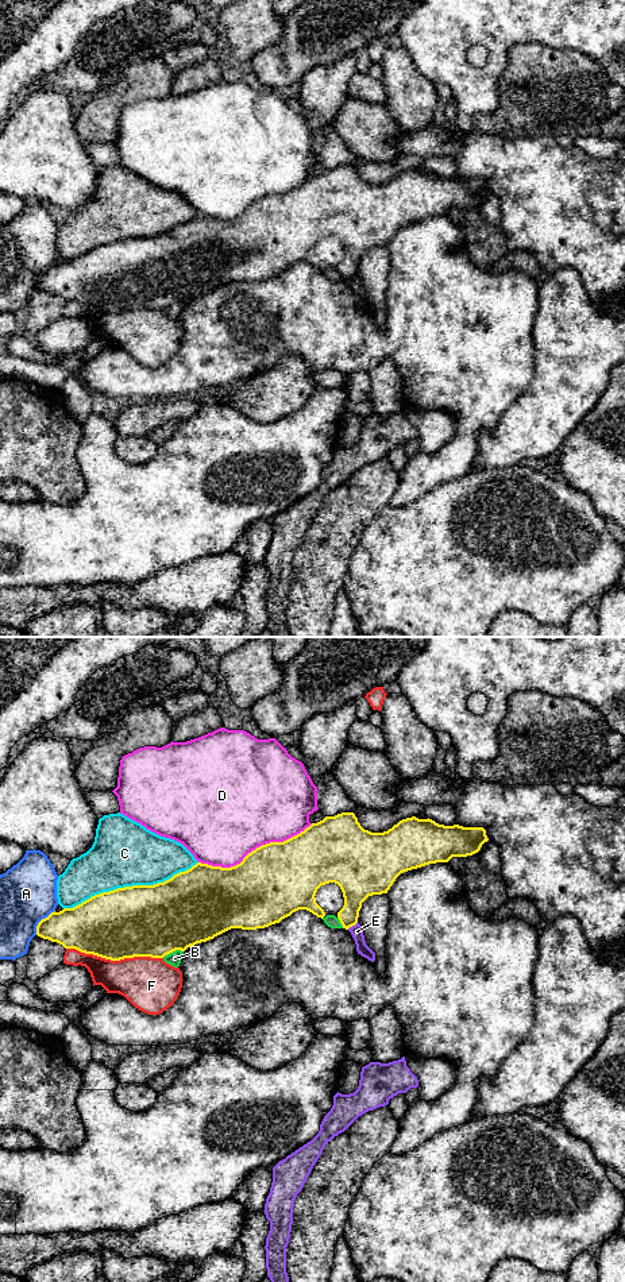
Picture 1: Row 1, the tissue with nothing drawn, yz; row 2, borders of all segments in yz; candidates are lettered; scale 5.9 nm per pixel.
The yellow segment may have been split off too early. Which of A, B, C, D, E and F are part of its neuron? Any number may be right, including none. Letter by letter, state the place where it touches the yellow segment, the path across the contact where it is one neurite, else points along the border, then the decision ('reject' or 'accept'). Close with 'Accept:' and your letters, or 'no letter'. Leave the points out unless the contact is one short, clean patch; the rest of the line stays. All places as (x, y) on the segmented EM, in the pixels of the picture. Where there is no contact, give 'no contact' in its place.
A: contact yz (41, 921); reject
B: contact yz (172, 952); reject
C: contact yz (130, 887); reject
D: contact yz (255, 849); reject
E: contact yz (351, 926); border yz (357, 922), (347, 929); reject
F: contact yz (115, 960); reject
Accept: no letter

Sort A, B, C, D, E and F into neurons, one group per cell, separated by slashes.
A / B / C / D / E / F

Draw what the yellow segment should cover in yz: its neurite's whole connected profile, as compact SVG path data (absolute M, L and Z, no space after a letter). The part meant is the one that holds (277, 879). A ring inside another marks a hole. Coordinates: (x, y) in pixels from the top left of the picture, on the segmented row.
M354 812L325 816L300 834L283 841L262 845L231 868L197 862L190 869L154 885L132 885L92 896L73 908L51 912L36 926L36 935L57 942L65 949L76 949L111 961L134 957L163 958L165 955L231 930L256 930L279 923L298 910L306 910L317 918L335 915L343 928L358 923L362 903L373 895L387 893L396 879L408 870L429 864L448 862L452 857L478 853L489 838L483 827L444 826L432 819L416 816L400 820L383 833L364 830Z

